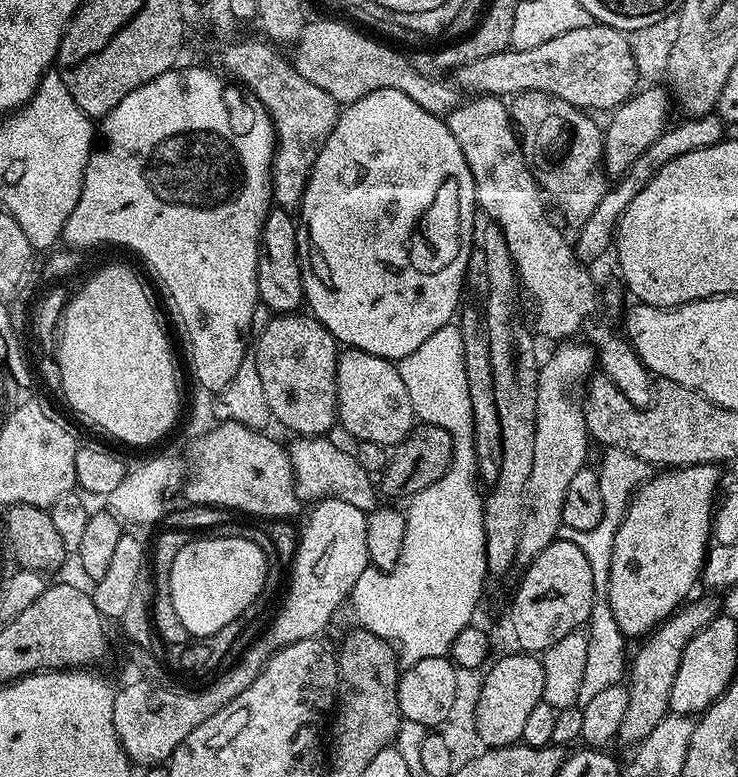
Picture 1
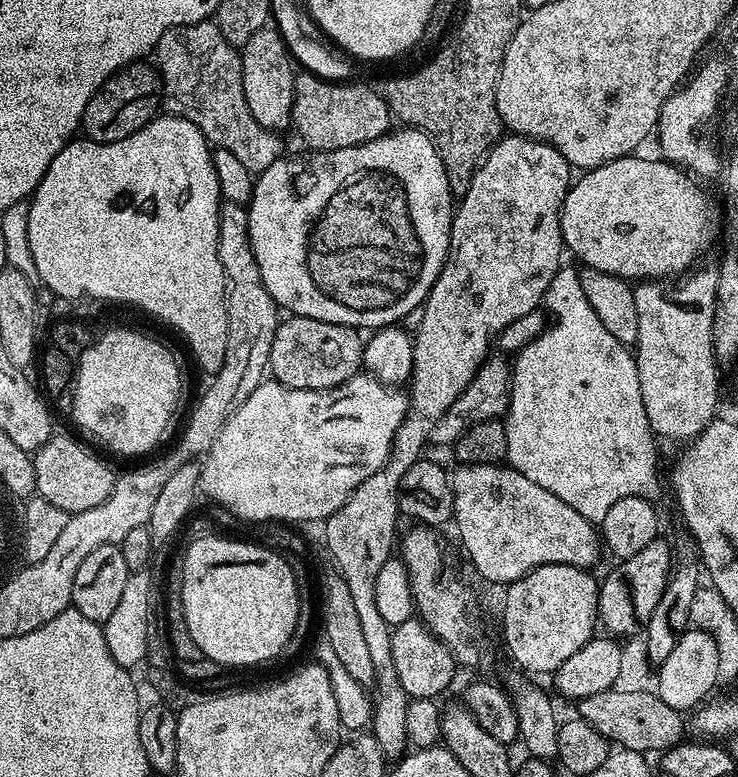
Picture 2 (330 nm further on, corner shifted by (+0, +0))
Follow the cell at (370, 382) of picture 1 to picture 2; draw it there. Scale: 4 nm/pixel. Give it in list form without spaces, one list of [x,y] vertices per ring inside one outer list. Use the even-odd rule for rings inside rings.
[[[460,464],[450,472],[454,494],[454,525],[460,535],[460,544],[468,551],[468,560],[476,572],[492,584],[507,586],[522,579],[527,572],[547,564],[565,564],[575,568],[591,569],[602,553],[602,537],[593,521],[582,518],[574,506],[566,506],[562,498],[542,490],[538,482],[530,482],[526,474],[500,464]]]

